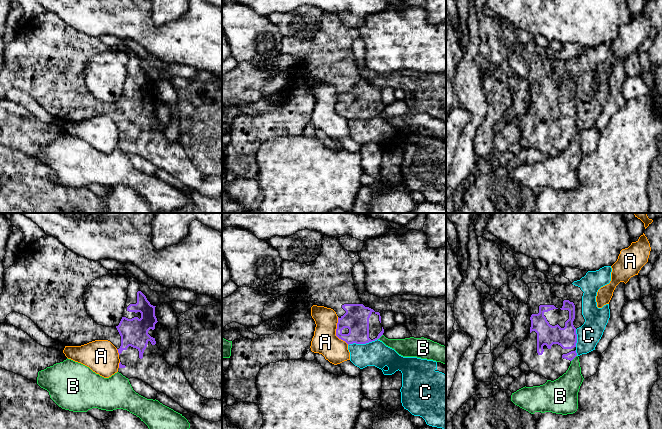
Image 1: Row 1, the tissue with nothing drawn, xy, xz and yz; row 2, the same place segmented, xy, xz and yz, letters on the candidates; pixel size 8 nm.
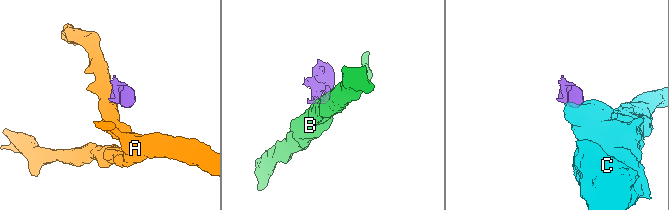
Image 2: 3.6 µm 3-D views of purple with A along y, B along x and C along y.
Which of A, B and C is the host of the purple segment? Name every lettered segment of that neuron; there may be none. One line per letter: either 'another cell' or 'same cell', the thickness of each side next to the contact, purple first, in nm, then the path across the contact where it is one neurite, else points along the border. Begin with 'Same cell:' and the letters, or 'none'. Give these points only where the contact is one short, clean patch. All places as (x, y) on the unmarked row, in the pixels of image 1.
Same cell: none
A: another cell; calibres 200 and 200 nm; border xz (337, 93), (336, 111), (348, 120)
B: another cell; calibres 70 and 200 nm; border yz (576, 131), (571, 137)
C: another cell; calibres 200 and 200 nm

